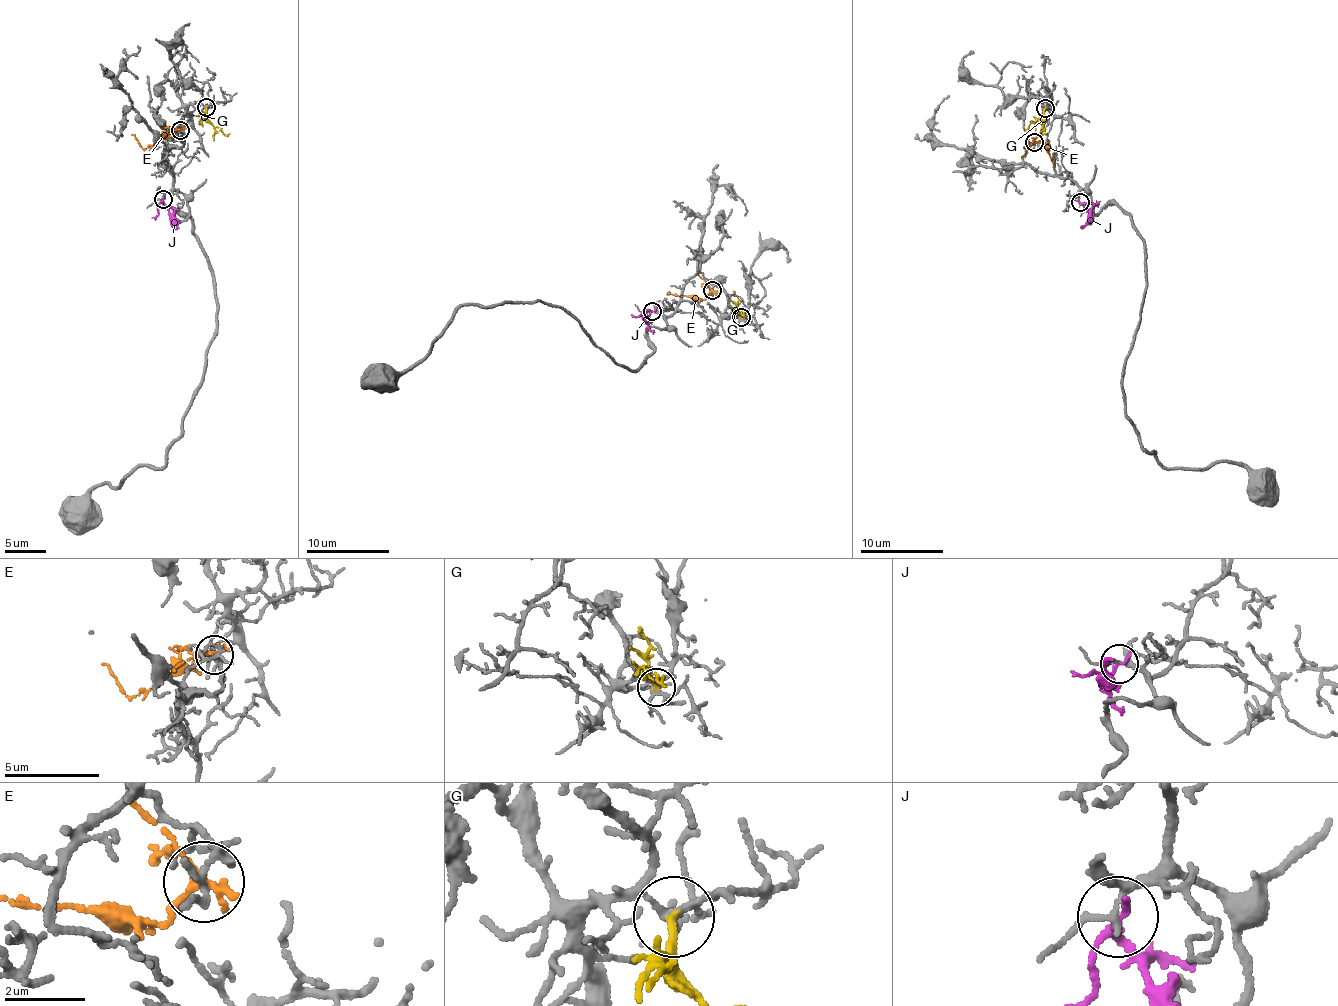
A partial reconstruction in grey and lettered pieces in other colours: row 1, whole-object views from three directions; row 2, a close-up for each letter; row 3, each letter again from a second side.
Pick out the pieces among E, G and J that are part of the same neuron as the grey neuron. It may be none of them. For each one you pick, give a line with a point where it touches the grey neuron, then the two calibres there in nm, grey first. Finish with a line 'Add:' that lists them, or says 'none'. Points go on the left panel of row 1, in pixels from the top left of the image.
G: contact (206, 107); calibres 170 and 190 nm
Add: G

